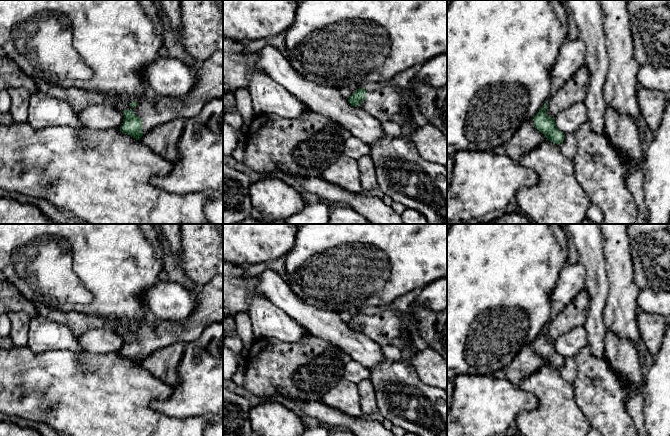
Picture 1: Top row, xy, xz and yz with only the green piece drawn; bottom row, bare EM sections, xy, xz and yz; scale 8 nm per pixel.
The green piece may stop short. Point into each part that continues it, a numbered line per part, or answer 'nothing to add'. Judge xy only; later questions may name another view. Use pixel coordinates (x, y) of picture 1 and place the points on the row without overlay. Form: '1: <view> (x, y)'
1: xy (153, 336)

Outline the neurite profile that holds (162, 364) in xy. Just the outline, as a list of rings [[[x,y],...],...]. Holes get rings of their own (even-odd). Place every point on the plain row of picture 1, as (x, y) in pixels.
[[[177,342],[157,350],[144,358],[139,365],[154,378],[175,386],[179,382],[178,365],[184,354],[185,343]]]

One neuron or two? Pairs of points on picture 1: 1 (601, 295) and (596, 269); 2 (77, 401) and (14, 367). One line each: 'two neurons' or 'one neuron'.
1: one neuron
2: one neuron

